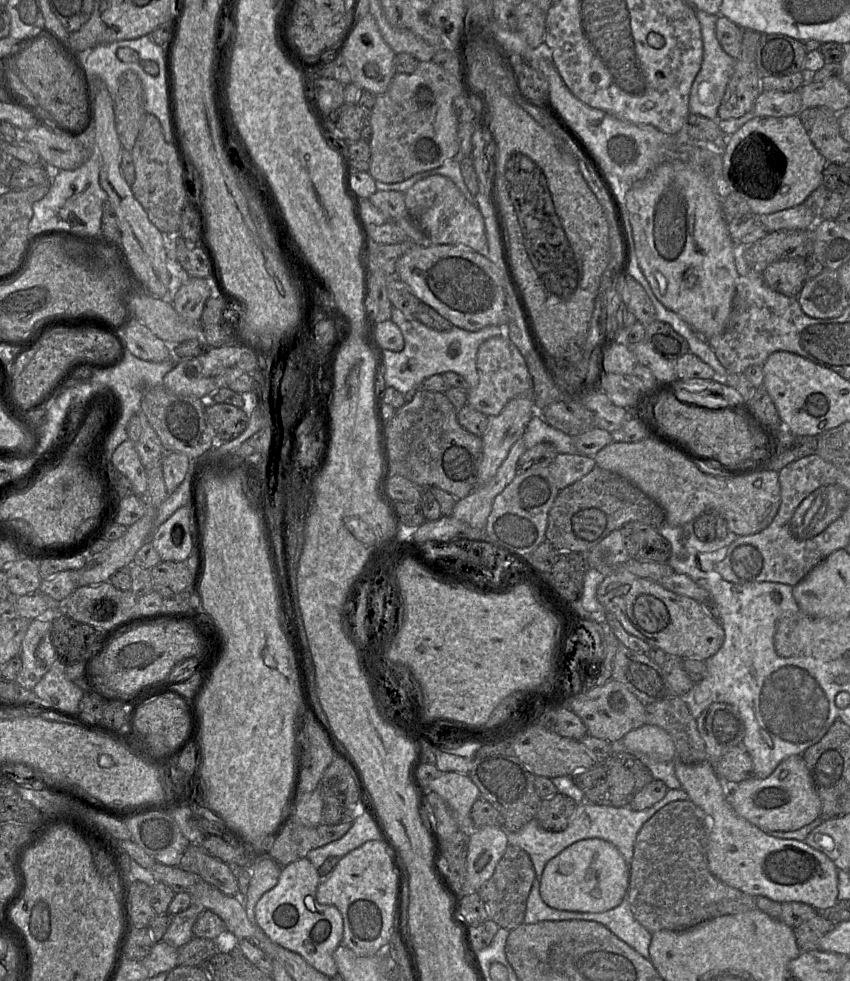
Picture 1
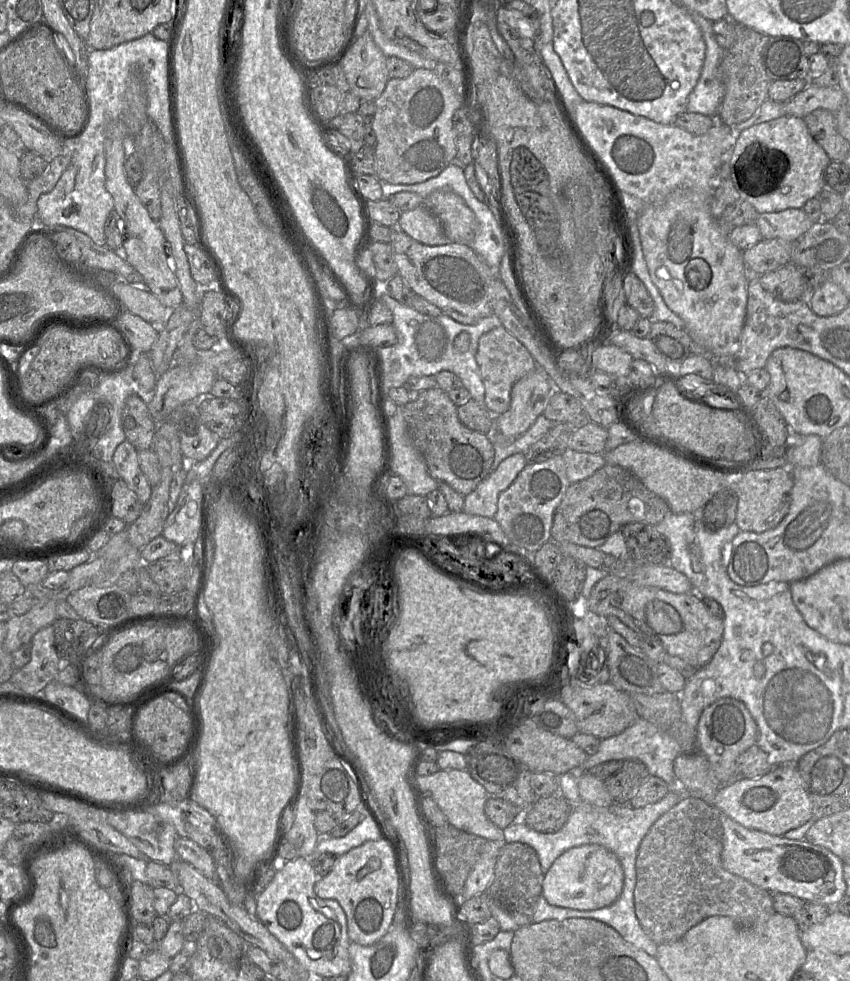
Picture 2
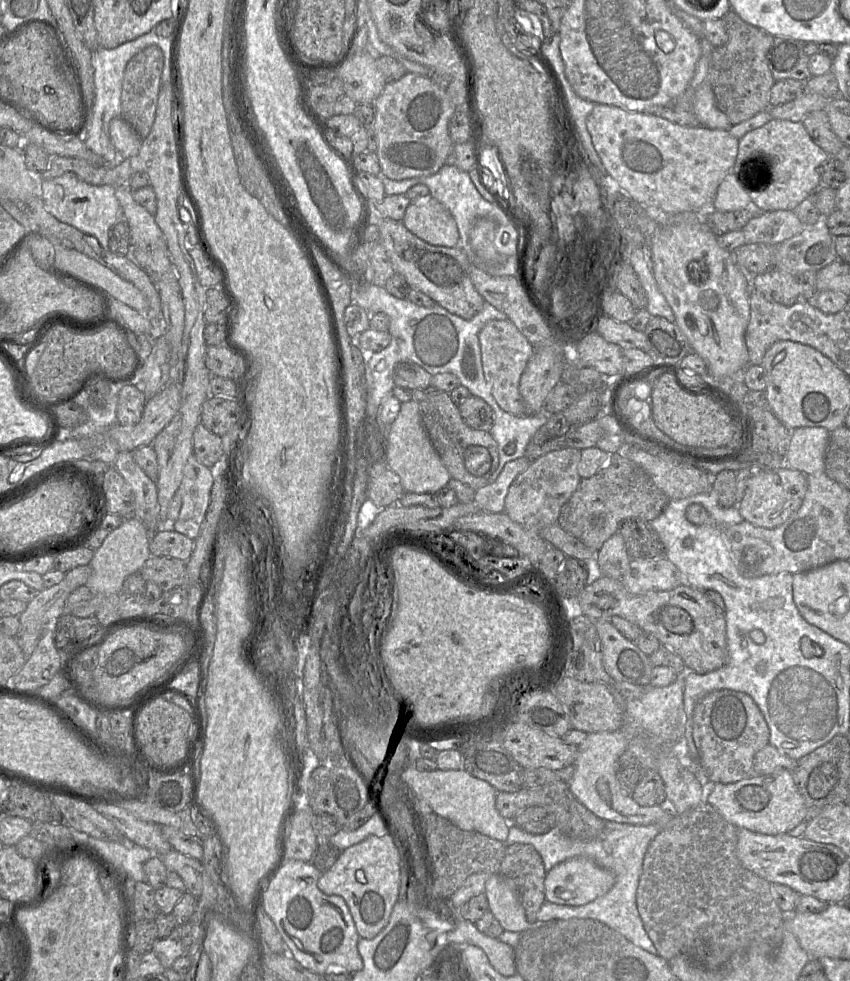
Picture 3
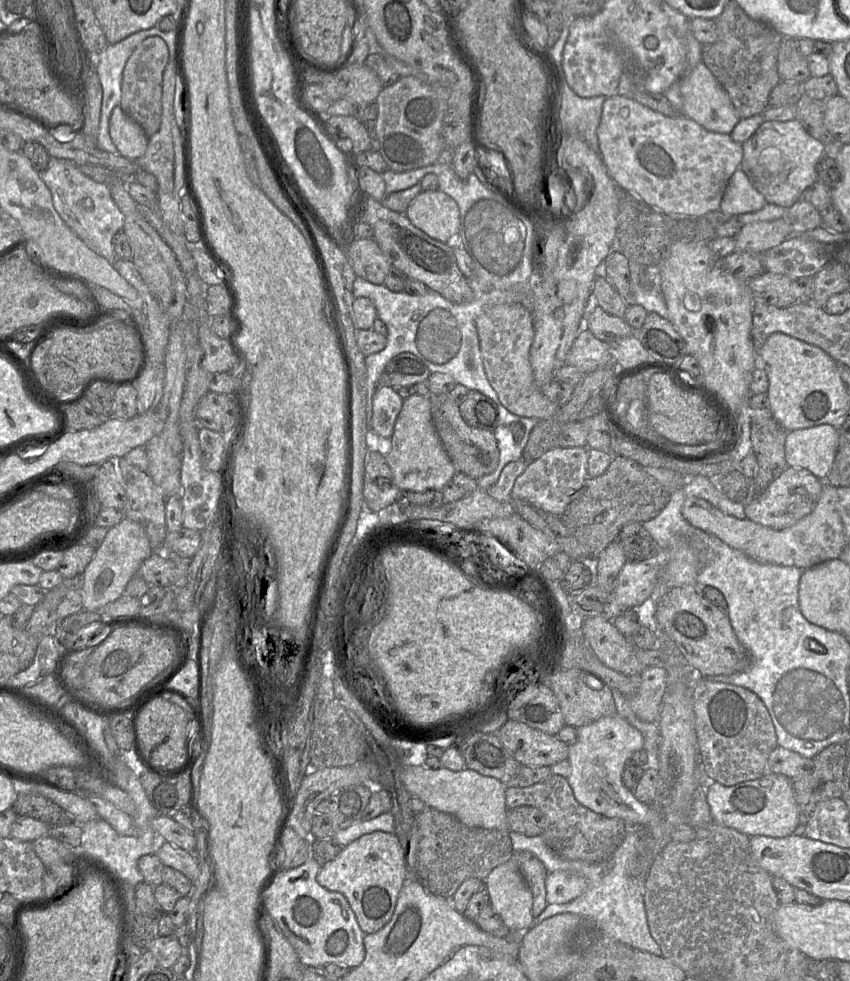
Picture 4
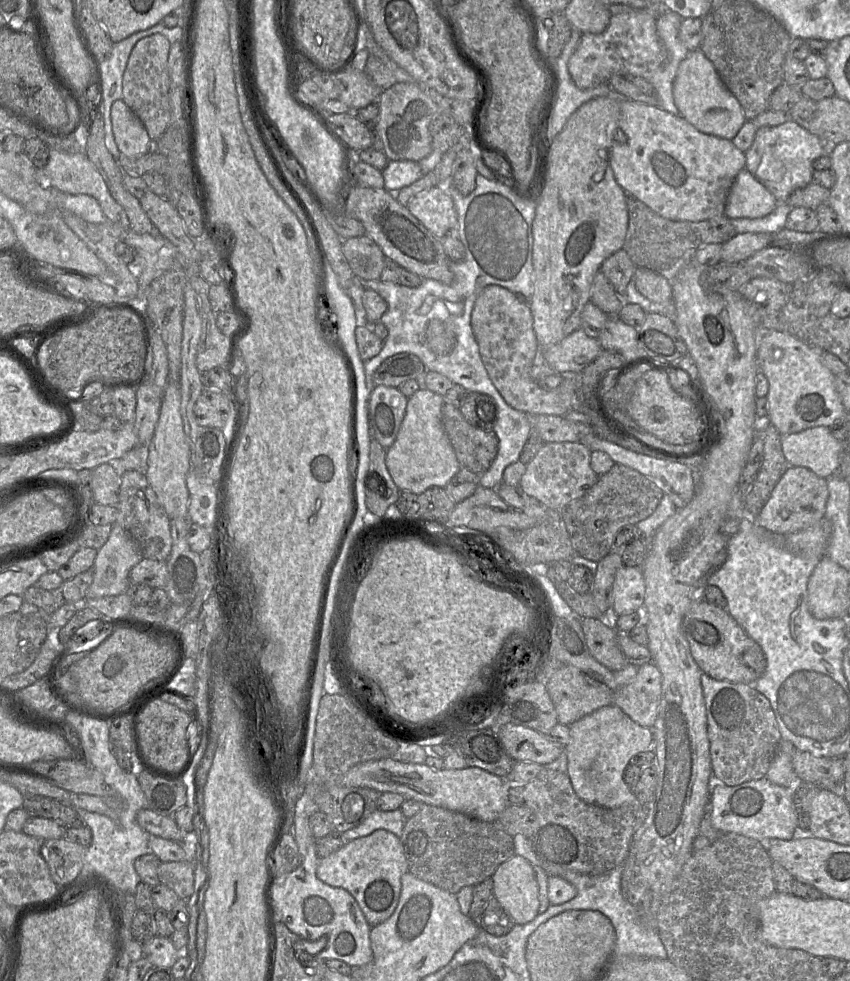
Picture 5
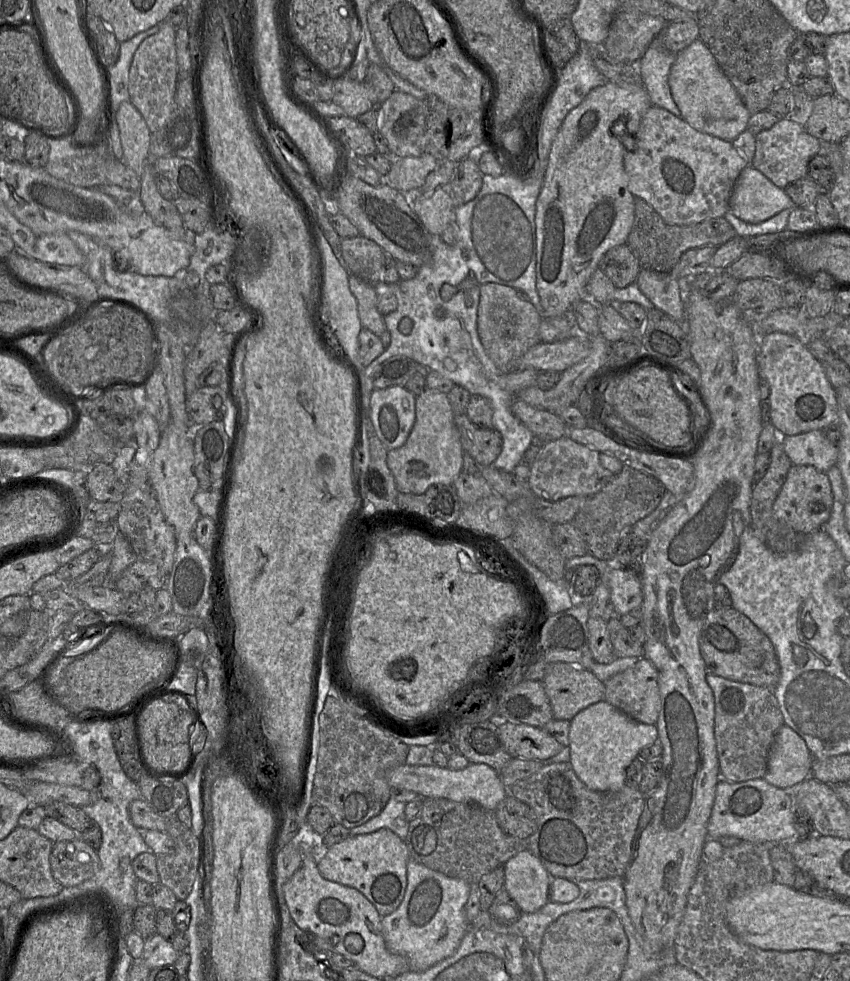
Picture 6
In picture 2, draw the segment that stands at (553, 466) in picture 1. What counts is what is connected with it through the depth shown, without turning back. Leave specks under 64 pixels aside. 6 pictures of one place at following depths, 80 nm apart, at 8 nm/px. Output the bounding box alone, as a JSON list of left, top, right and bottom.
[562,448,607,484]

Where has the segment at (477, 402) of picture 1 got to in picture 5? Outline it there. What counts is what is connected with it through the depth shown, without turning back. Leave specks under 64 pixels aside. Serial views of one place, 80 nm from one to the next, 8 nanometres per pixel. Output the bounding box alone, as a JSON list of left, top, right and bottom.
[471,285,580,416]

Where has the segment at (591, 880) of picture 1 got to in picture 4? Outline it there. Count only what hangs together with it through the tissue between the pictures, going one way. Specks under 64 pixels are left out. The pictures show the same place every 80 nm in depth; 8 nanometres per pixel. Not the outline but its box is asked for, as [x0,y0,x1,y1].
[545,871,587,904]

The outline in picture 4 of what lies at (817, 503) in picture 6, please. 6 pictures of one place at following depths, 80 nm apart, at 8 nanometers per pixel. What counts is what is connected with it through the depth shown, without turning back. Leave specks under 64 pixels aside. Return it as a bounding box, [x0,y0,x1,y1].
[744,466,824,530]

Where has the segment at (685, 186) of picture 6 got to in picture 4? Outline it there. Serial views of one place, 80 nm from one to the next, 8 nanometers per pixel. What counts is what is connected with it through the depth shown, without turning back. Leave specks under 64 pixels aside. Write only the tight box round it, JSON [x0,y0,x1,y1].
[597,96,743,218]

